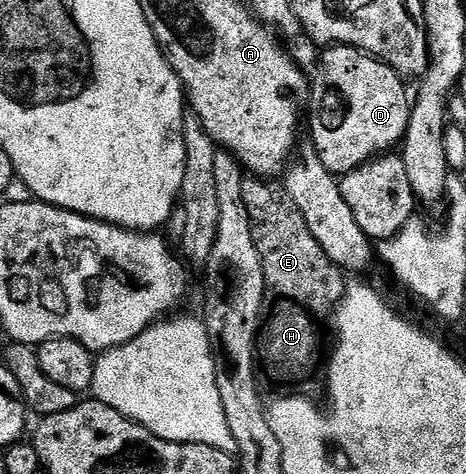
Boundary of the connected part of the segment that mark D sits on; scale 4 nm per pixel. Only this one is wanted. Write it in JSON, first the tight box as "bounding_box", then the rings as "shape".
{"bounding_box":[306,45,410,177],"shape":[[[332,45],[320,59],[320,68],[310,79],[310,110],[306,115],[306,123],[312,126],[311,146],[316,149],[316,156],[337,177],[348,175],[364,163],[369,163],[403,140],[408,132],[408,113],[410,110],[410,91],[404,88],[405,80],[393,67],[375,59],[357,47]]]}

